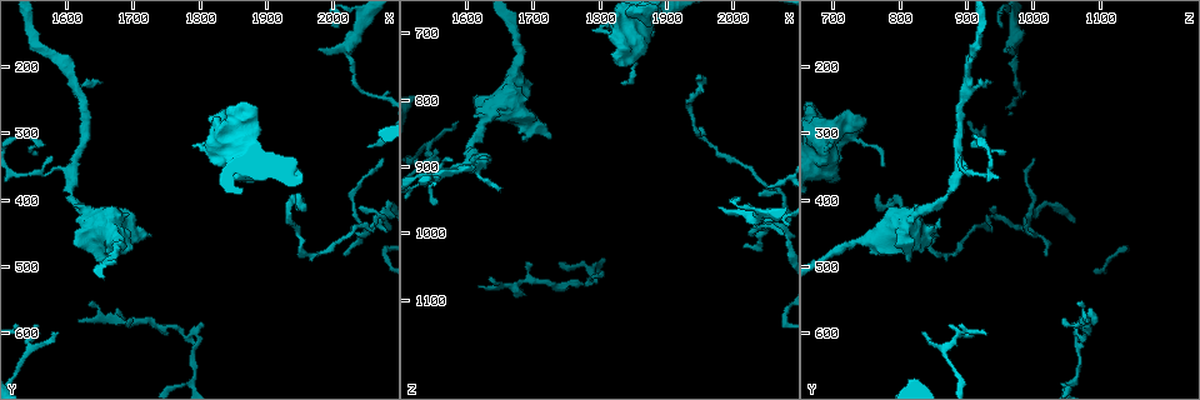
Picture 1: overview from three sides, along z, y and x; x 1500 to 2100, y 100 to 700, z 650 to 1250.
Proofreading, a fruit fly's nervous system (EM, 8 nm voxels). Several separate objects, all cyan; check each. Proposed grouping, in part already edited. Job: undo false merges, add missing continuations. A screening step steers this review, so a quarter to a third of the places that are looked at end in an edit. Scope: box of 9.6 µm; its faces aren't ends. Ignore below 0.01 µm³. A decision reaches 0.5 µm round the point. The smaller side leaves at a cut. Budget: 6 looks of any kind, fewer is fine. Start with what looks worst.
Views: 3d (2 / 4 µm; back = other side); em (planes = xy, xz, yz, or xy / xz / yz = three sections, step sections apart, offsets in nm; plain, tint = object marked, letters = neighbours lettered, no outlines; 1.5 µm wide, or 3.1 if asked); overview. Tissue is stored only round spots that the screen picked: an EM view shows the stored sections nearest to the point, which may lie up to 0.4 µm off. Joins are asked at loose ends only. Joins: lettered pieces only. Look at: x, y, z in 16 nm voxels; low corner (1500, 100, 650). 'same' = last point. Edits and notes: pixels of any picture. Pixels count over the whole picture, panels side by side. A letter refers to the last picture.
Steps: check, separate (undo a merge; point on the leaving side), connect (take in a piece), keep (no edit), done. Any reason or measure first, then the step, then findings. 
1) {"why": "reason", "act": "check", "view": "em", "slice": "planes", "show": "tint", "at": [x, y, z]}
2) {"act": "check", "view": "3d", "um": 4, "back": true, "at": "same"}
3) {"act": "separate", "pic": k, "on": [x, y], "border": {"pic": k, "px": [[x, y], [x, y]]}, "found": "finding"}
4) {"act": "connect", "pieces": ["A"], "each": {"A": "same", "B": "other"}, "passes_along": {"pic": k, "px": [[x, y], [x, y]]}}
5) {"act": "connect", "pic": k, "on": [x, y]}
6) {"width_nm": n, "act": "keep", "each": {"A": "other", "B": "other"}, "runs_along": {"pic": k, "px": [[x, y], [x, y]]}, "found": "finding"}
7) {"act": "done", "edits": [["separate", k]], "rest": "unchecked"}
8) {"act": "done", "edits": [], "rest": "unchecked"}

{"why": "abrupt turn", "act": "check", "view": "3d", "um": 4, "at": [1835, 285, 715]}

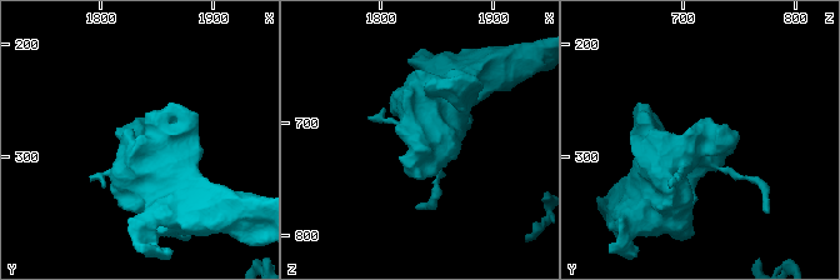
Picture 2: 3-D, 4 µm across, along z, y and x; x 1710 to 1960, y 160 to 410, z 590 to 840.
{"act": "check", "view": "em", "slice": "planes", "show": "plain", "at": [1836, 290, 712]}

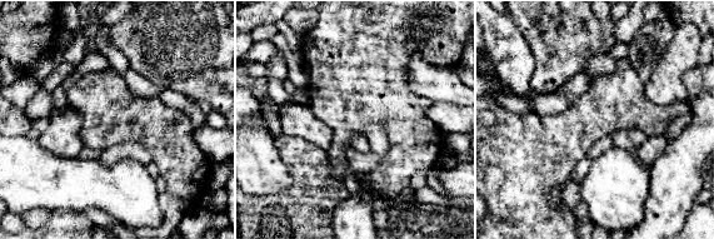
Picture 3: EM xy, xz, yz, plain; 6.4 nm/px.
{"why": "what lies round it", "act": "check", "view": "em", "slice": "planes", "show": "letters", "at": "same"}

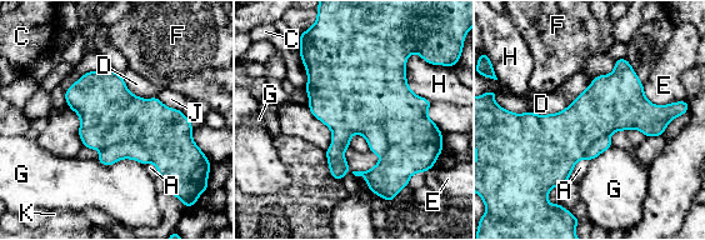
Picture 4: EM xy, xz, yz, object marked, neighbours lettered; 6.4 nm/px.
{"act": "keep", "each": {"A": "other", "C": "other", "D": "other", "E": "other", "F": "other", "G": "other", "H": "other", "J": "other", "K": "other"}, "border": {"pic": 4, "px": [[596, 76], [560, 111], [529, 111]]}, "found": "all the same cell"}

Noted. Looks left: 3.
{"why": "free end", "act": "check", "view": "3d", "um": 2, "at": [1975, 175, 960]}

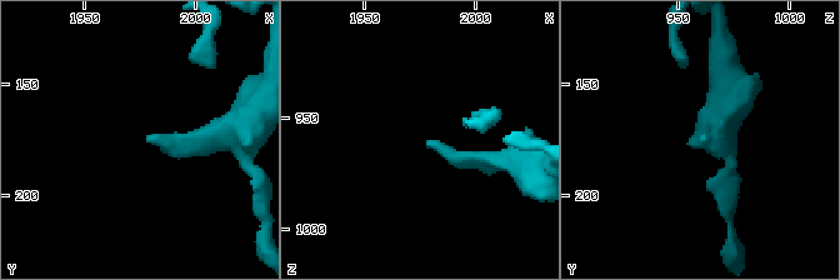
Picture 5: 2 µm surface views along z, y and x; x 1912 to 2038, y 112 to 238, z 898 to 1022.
{"why": "need the tissue", "act": "check", "view": "em", "slice": "xy", "step": 8, "show": "tint", "at": [1979, 173, 959]}

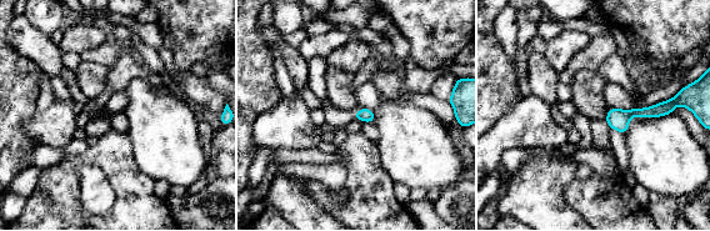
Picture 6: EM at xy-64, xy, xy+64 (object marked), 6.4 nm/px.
{"act": "check", "view": "em", "slice": "planes", "show": "letters", "at": "same"}

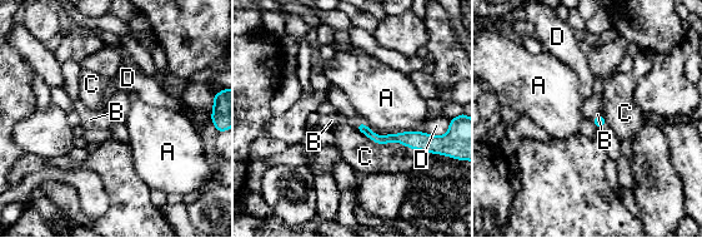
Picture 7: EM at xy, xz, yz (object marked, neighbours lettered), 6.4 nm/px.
{"act": "connect", "pieces": ["B"], "each": {"A": "other", "B": "same", "C": "other", "D": "other"}, "passes_along": {"pic": 7, "px": [[379, 139], [357, 125], [331, 120]]}, "found": "it goes on there"}

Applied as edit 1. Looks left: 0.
{"act": "done", "edits": [["connect", 7]], "rest": "unchecked"}

